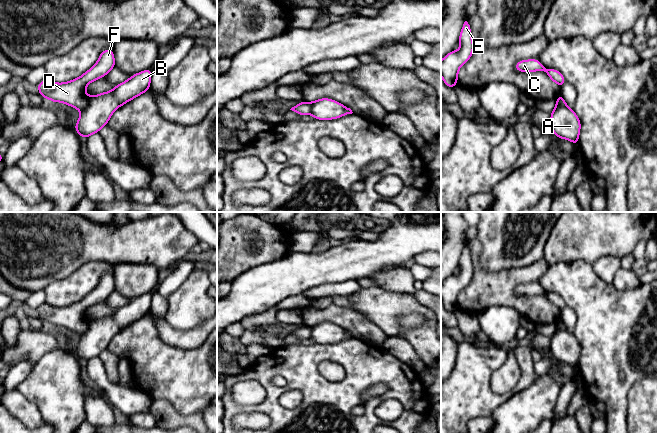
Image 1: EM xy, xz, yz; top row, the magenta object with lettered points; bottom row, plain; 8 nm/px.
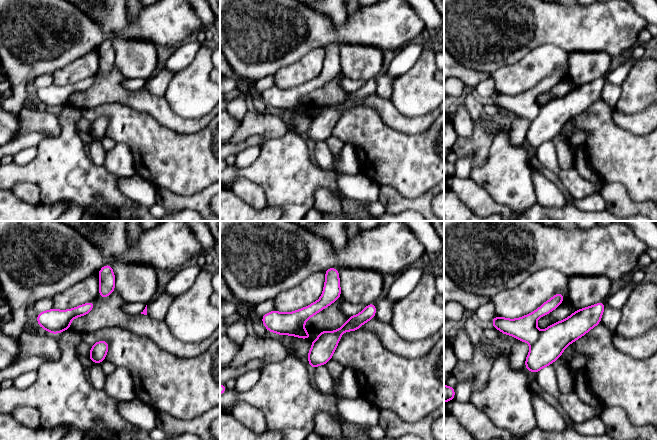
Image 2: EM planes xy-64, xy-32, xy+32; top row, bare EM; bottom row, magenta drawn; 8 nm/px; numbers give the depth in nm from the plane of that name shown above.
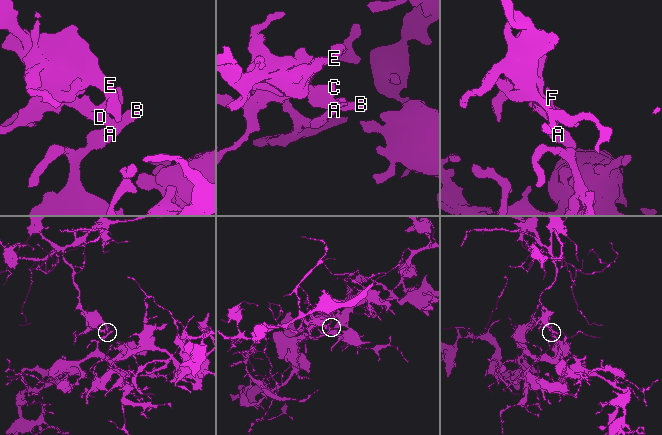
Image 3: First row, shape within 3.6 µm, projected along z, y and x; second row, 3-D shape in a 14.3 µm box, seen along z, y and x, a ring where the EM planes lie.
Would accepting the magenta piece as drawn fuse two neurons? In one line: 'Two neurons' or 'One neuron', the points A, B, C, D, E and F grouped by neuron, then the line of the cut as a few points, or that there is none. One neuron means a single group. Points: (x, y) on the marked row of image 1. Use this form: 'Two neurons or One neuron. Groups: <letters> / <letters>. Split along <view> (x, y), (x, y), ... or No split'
Two neurons. Groups: A B / C D E F. Split along xy (90, 97), (87, 105), (81, 111)

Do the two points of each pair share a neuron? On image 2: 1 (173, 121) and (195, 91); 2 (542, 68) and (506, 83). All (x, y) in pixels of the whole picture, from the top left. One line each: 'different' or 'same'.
1: different
2: same

